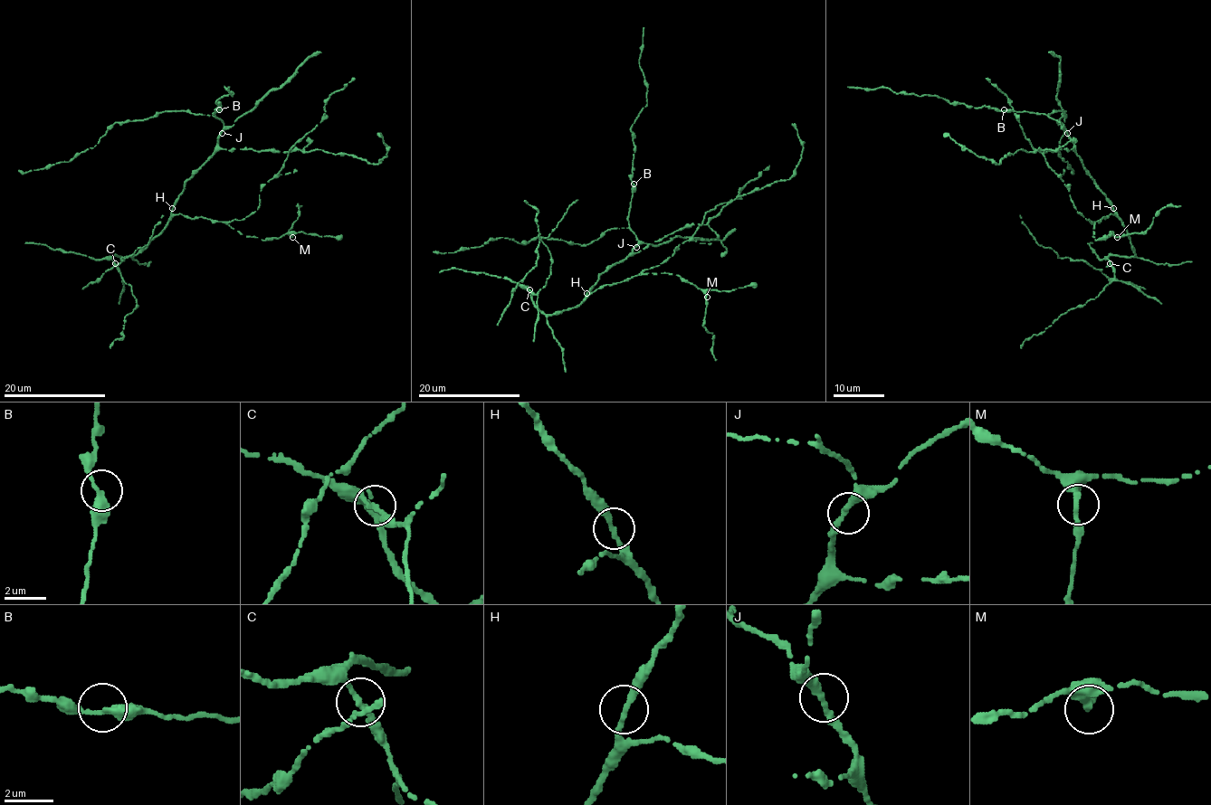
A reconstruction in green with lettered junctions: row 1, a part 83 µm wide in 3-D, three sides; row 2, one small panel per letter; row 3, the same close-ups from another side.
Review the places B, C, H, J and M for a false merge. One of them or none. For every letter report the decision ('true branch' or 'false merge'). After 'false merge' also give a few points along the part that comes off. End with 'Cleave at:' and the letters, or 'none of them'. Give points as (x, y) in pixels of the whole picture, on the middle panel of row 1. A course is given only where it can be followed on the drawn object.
B: true branch
C: false merge; course (529, 289), (523, 278), (536, 265), (538, 246), (541, 238), (548, 237), (567, 209), (578, 200)
H: true branch
J: true branch
M: true branch
Cleave at: C

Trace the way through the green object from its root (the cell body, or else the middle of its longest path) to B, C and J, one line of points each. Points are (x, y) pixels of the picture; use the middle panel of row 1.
B: (588, 291), (605, 269), (624, 260), (638, 243), (627, 219), (634, 184)
C: (588, 291), (576, 307), (545, 315), (535, 304), (526, 288), (529, 289)
J: (588, 291), (605, 269), (624, 260), (636, 247)

